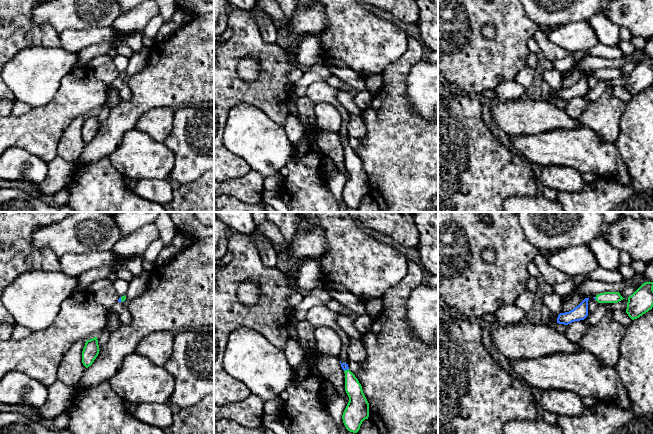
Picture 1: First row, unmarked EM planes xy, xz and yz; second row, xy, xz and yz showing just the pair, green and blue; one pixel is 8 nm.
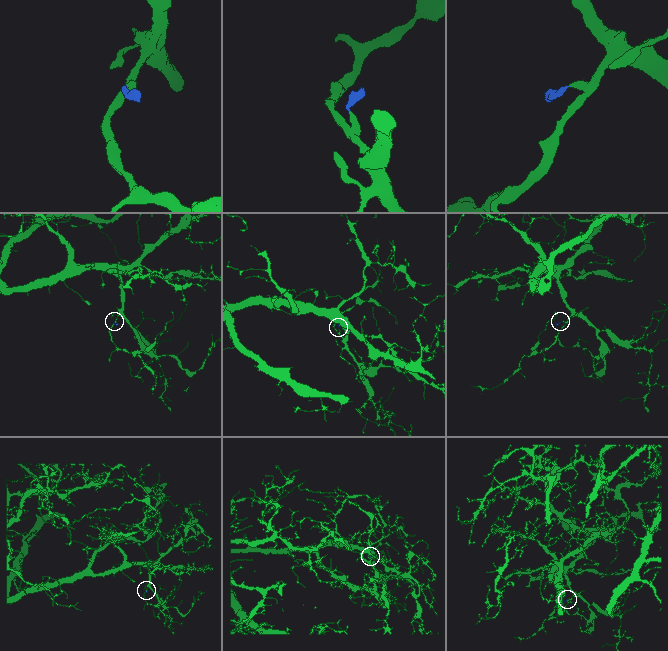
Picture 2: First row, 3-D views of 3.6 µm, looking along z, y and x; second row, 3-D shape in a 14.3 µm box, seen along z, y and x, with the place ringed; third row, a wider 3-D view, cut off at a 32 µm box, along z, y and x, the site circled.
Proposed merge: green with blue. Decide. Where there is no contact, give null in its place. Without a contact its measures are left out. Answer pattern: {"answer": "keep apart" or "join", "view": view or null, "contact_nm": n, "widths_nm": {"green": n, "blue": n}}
{"answer": "join", "view": "xy", "contact_nm": 50, "widths_nm": {"green": 50, "blue": 20}}

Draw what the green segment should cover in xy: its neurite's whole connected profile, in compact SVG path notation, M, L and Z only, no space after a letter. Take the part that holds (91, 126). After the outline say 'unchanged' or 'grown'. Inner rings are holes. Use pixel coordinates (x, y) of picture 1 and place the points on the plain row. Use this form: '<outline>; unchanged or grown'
M97 113L87 116L82 127L82 139L88 144L92 141L99 130L99 121Z; unchanged

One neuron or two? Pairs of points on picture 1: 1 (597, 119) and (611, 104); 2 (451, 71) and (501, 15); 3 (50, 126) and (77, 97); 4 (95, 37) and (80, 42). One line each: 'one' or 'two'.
1: one
2: one
3: one
4: one

